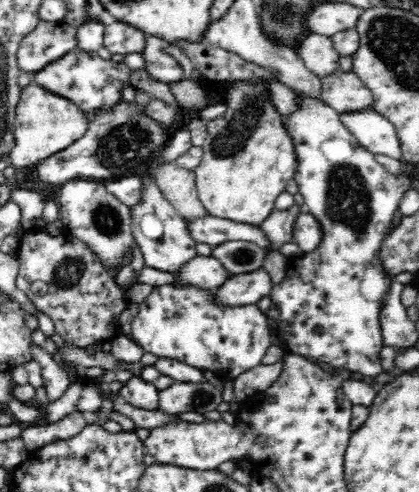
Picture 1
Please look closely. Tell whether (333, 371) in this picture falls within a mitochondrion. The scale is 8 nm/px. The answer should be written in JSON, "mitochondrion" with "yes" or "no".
{"mitochondrion":"no"}

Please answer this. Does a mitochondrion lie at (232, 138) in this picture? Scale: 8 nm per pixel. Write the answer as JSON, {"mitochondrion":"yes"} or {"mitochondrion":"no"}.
{"mitochondrion":"yes"}

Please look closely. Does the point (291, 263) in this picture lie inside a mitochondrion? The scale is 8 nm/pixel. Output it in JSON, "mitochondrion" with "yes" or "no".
{"mitochondrion":"no"}

